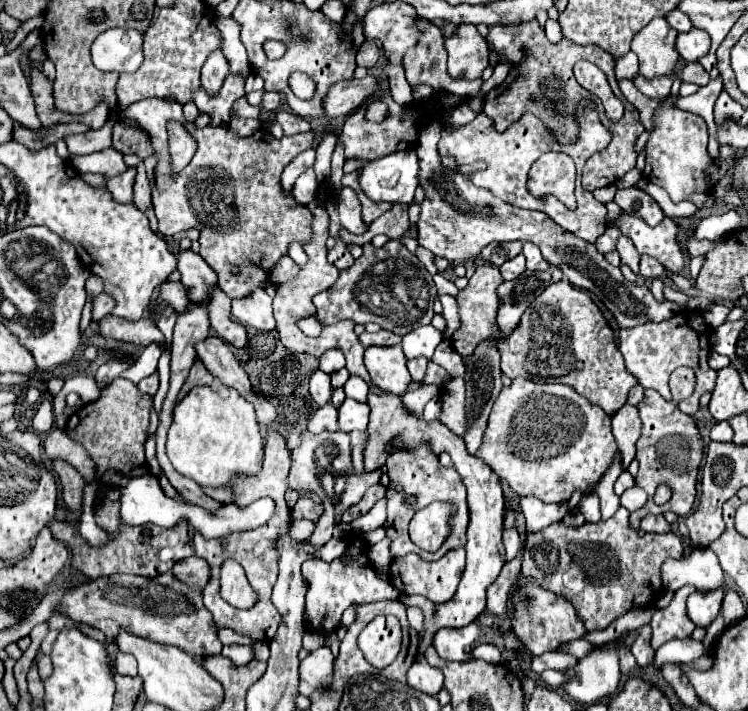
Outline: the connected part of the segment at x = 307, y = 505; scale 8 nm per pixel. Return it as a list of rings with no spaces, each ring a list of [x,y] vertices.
[[[301,497],[293,506],[293,519],[317,523],[324,512],[322,504],[316,504],[308,497]]]

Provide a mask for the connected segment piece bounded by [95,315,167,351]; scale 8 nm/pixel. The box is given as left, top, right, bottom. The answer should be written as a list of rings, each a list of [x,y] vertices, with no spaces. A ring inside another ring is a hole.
[[[107,315],[99,323],[95,323],[95,327],[105,339],[123,341],[123,343],[129,343],[129,345],[135,345],[135,347],[147,347],[151,343],[157,343],[161,347],[161,351],[167,349],[167,341],[165,341],[163,333],[149,319],[149,315],[143,315],[141,323],[131,323],[123,317]]]

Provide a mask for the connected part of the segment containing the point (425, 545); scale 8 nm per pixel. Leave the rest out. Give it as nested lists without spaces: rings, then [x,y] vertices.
[[[439,501],[429,503],[427,507],[419,509],[413,515],[409,523],[409,537],[423,551],[437,551],[449,535],[449,521],[451,521],[451,505]]]

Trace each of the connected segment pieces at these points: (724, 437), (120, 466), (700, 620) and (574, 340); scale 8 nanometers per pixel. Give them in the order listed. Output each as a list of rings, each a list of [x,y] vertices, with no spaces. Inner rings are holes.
[[[727,421],[715,423],[709,431],[709,437],[711,437],[711,441],[731,441],[731,429],[729,429]]]
[[[115,379],[101,389],[97,401],[83,405],[75,411],[65,425],[65,433],[79,441],[91,459],[97,463],[97,479],[105,485],[125,485],[131,477],[147,473],[145,463],[145,431],[149,425],[149,409],[153,397],[141,393],[131,381]]]
[[[713,589],[713,591],[695,591],[687,599],[687,615],[697,627],[709,627],[711,621],[719,615],[719,605],[723,601],[725,591]]]
[[[567,279],[551,283],[531,309],[521,317],[519,327],[499,343],[501,371],[515,379],[527,377],[535,383],[563,383],[579,395],[599,405],[613,417],[627,401],[631,387],[637,383],[623,369],[623,357],[615,345],[615,337],[599,307],[587,293],[579,293]]]

